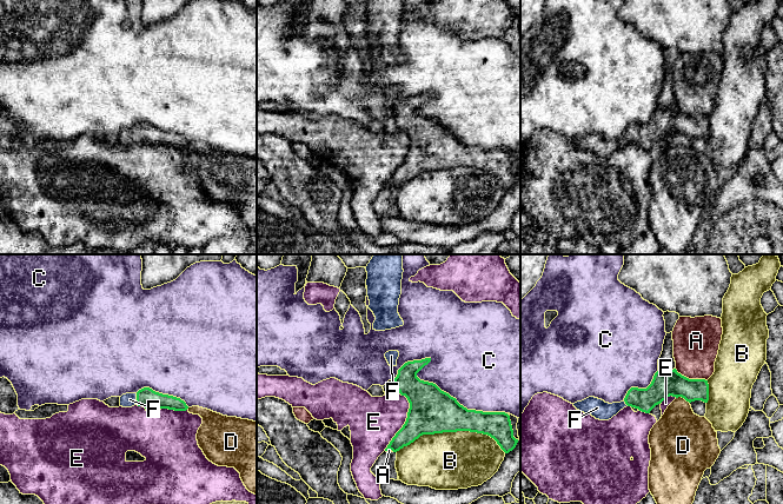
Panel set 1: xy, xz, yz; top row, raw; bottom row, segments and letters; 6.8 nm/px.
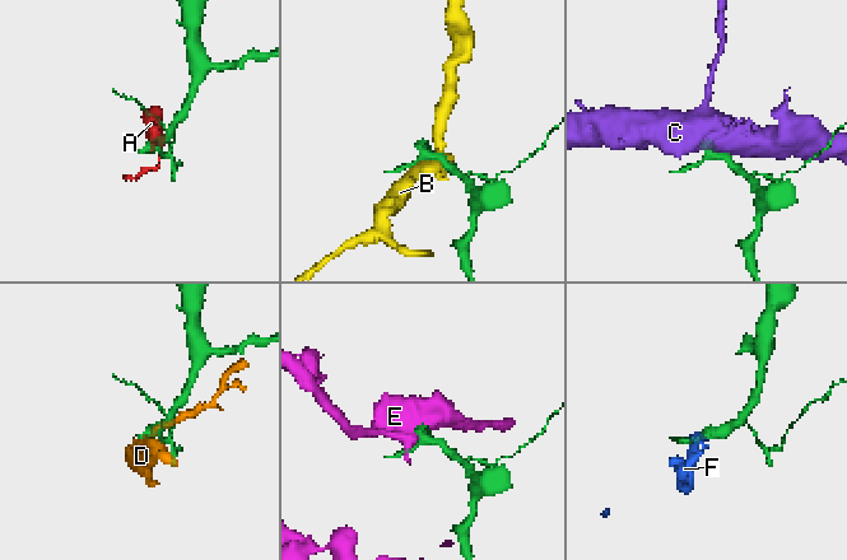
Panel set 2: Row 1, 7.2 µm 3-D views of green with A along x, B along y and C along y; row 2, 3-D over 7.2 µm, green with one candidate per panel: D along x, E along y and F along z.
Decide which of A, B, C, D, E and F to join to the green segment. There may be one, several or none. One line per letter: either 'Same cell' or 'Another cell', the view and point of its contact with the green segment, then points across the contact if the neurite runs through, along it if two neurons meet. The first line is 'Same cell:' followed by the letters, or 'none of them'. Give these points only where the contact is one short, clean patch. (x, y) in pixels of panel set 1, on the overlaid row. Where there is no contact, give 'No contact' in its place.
Same cell: F
A: Another cell. Touches green at yz (691, 379)
B: Another cell. Touches green at xz (451, 431)
C: Another cell. Touches green at xz (432, 383)
D: Another cell. Touches green at yz (683, 397)
E: Another cell. Touches green at xz (405, 422)
F: Same cell. Touches green at xy (137, 399). Path across: xy (146, 397), (137, 399), (130, 399)

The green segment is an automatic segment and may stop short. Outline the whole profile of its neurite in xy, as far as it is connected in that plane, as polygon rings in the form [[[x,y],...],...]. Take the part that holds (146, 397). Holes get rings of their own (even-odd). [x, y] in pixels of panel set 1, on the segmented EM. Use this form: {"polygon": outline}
{"polygon": [[[144,387],[137,393],[126,393],[120,397],[120,406],[132,407],[134,405],[145,409],[168,409],[174,411],[186,411],[188,409],[180,398],[155,392],[150,387]]]}

